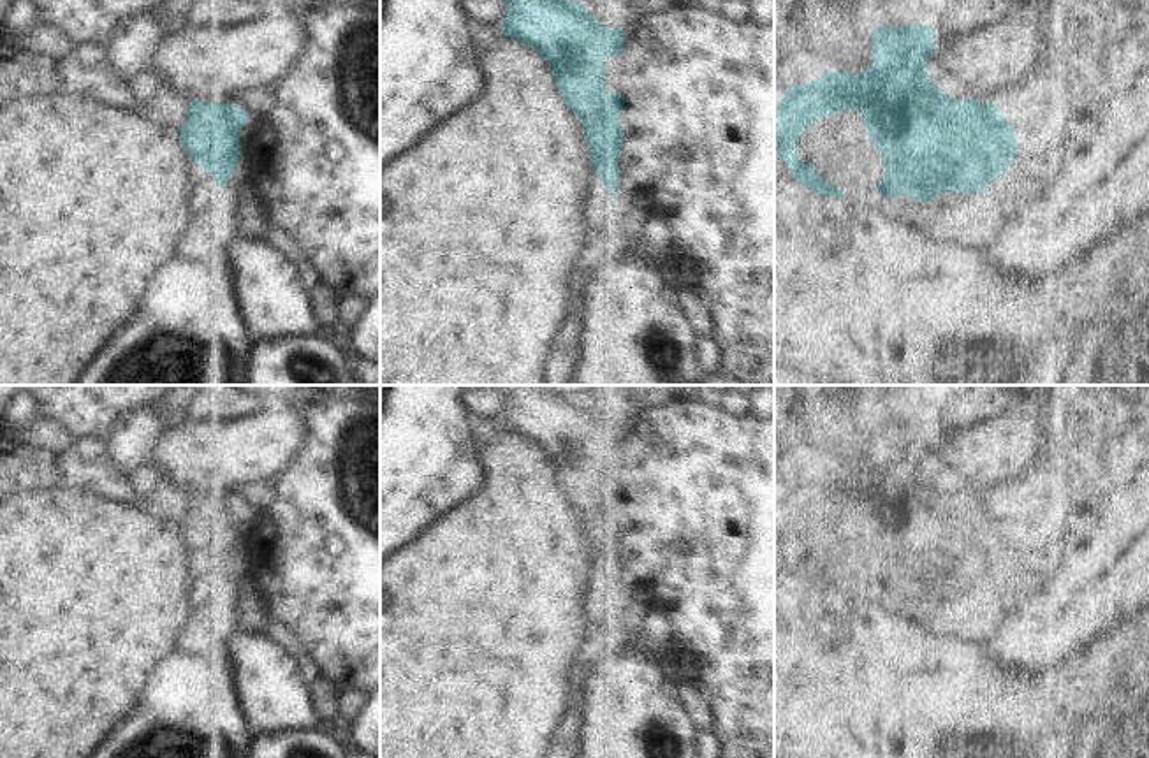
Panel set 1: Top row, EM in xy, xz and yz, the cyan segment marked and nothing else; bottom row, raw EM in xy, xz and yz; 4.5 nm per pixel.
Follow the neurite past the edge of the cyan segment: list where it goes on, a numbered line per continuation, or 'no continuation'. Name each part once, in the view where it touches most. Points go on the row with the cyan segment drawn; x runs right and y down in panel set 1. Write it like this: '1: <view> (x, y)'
1: yz (1040, 113)

